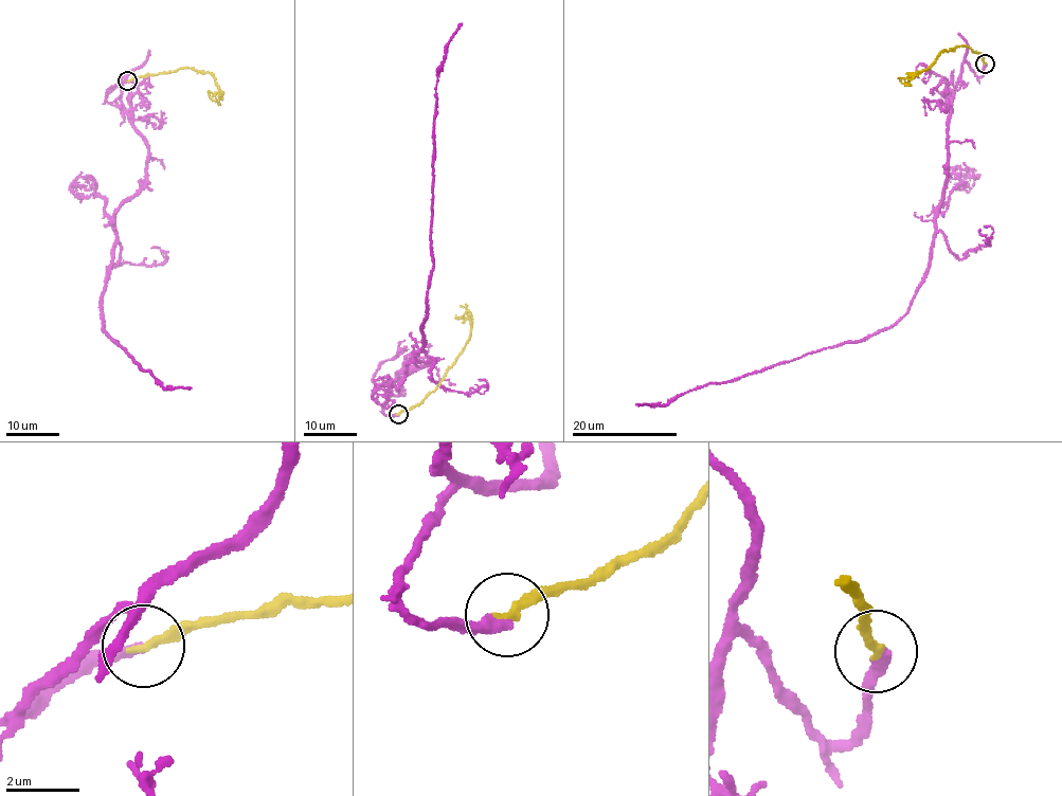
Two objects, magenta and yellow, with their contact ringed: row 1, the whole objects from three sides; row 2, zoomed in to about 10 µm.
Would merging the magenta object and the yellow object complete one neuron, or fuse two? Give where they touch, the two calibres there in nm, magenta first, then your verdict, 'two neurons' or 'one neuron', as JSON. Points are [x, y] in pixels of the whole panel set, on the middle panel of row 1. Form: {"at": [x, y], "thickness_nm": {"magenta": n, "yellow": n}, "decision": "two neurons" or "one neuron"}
{"at": [398, 414], "thickness_nm": {"magenta": 320, "yellow": 240}, "decision": "one neuron"}

